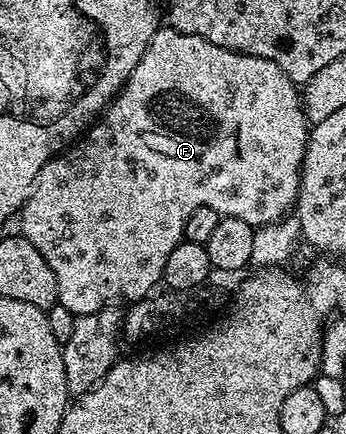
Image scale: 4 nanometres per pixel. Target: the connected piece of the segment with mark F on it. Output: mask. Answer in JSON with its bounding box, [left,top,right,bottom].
[18,27,310,317]

